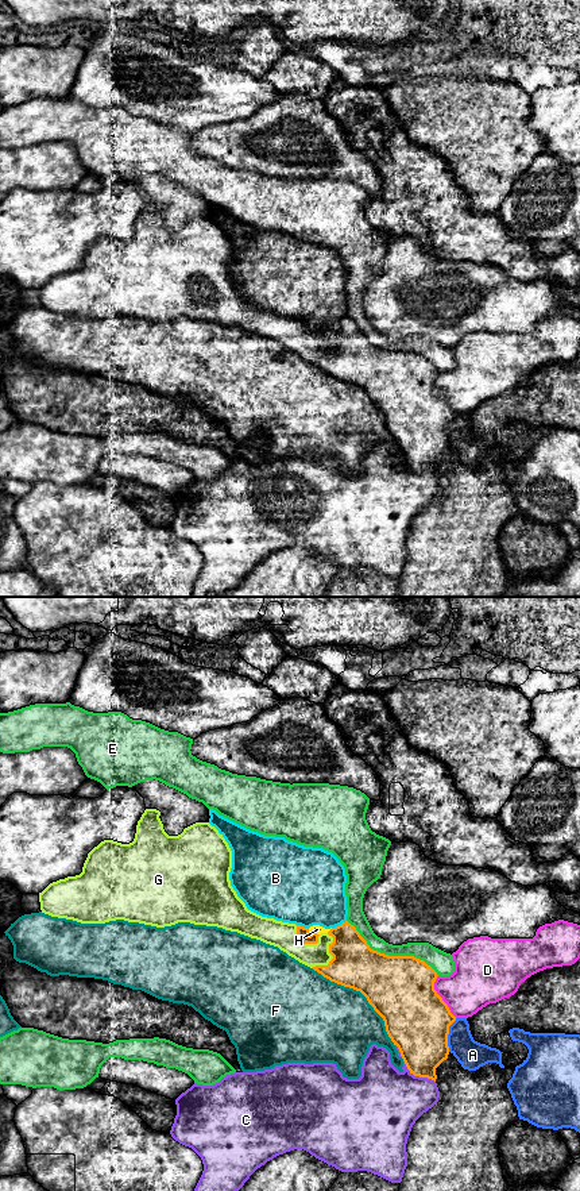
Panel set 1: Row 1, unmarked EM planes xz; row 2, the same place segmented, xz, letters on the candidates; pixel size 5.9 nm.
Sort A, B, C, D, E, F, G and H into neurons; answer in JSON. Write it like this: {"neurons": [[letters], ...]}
{"neurons": [["A"], ["B", "H"], ["C"], ["D"], ["E"], ["F"], ["G"]]}

